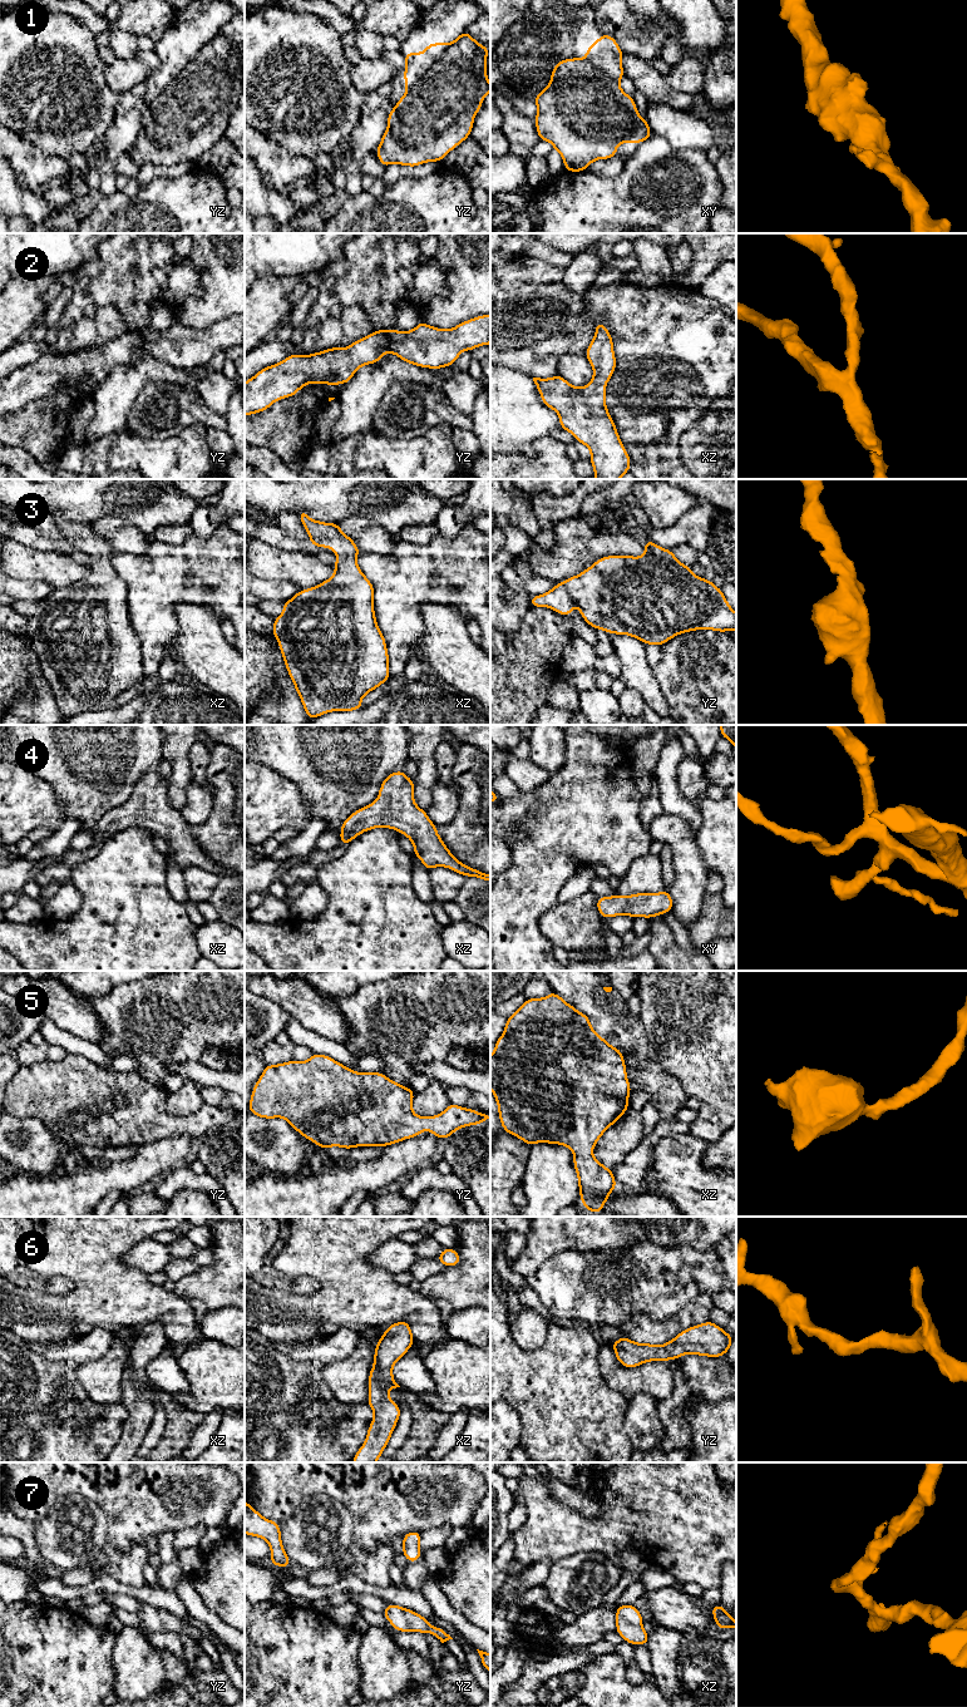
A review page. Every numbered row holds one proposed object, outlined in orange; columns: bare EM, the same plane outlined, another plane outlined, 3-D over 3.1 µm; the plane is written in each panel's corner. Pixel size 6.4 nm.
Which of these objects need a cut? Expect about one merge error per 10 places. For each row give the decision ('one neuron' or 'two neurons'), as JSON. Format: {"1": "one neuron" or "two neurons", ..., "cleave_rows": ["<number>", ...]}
{"1": "one neuron", "2": "one neuron", "3": "one neuron", "4": "one neuron", "5": "one neuron", "6": "one neuron", "7": "one neuron", "cleave_rows": []}

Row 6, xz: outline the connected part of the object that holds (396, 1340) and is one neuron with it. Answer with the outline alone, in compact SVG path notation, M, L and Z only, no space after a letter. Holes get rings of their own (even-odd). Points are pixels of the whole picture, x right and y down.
M406 1321L390 1324L376 1343L374 1365L369 1373L369 1405L374 1419L366 1439L352 1462L376 1462L393 1435L401 1408L388 1395L389 1390L400 1387L393 1376L393 1366L406 1355L414 1345L411 1327Z

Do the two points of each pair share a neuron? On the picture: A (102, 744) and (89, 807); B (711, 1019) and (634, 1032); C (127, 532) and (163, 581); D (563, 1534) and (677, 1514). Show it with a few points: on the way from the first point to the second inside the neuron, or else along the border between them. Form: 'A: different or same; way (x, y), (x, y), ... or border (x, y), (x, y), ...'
A: same; way (93, 759), (89, 792)
B: different; border (637, 1016), (656, 1041), (657, 1055), (654, 1059)
C: different; border (149, 543), (148, 548), (142, 553), (114, 552)
D: same; way (592, 1534), (608, 1534), (630, 1518), (649, 1518)

